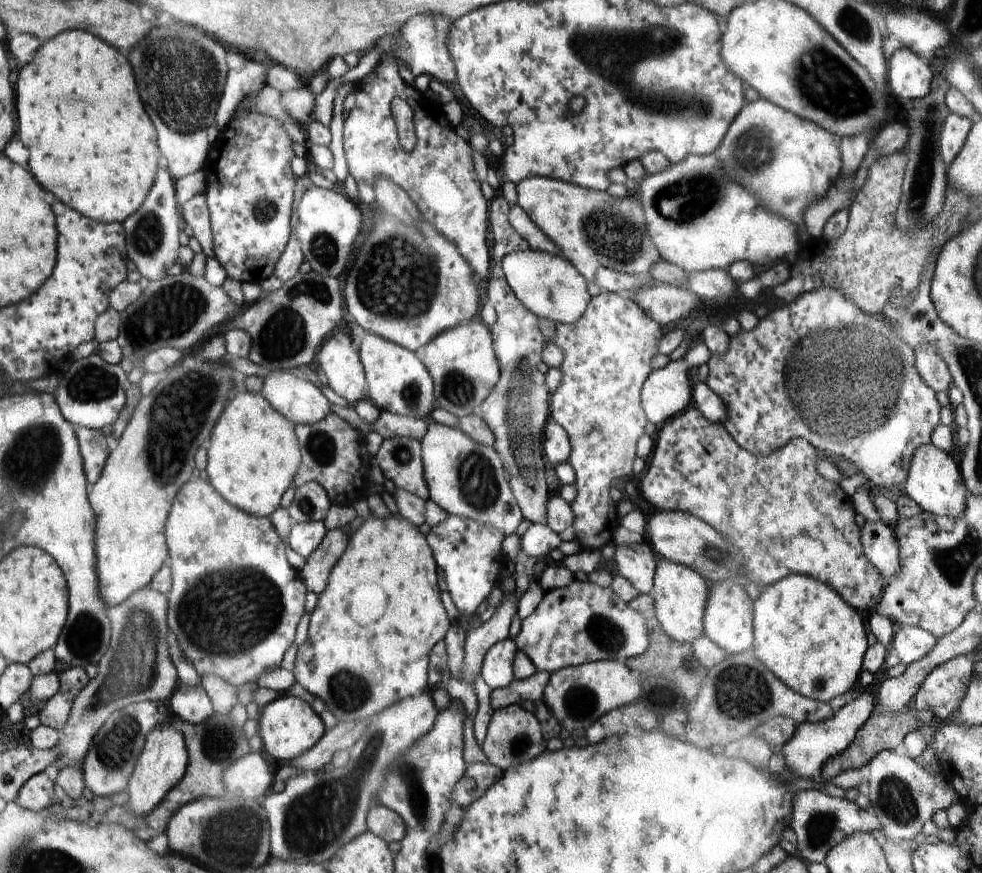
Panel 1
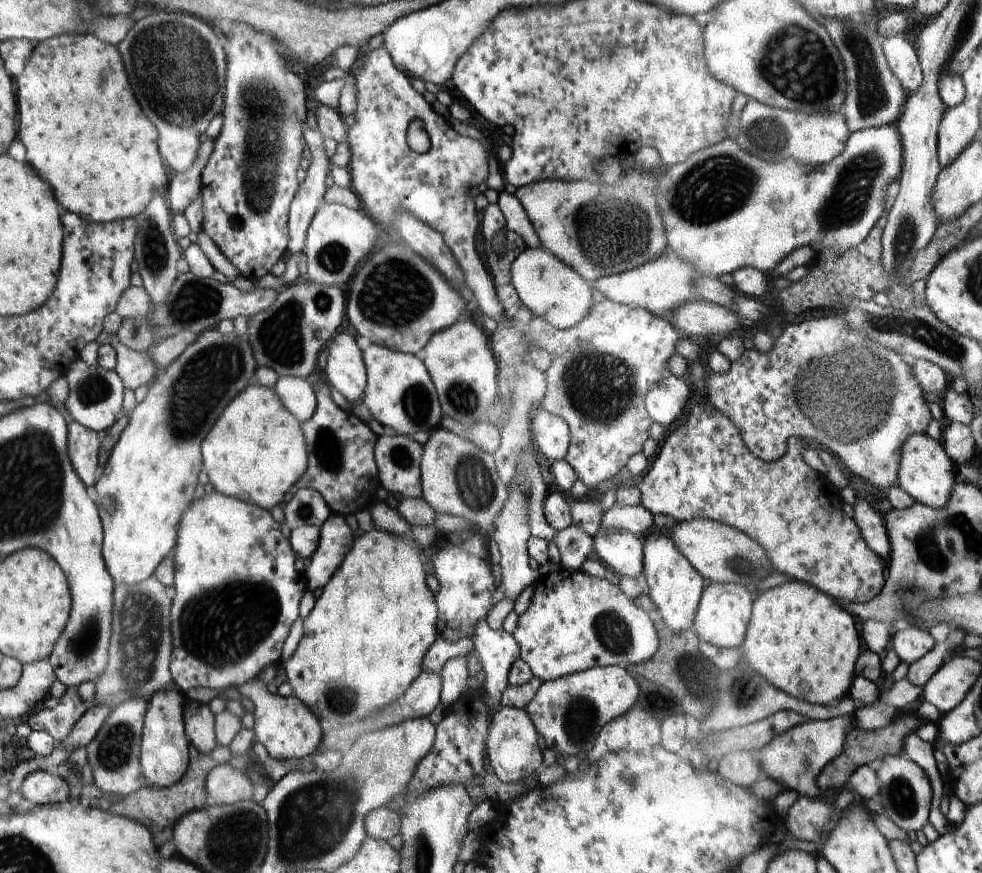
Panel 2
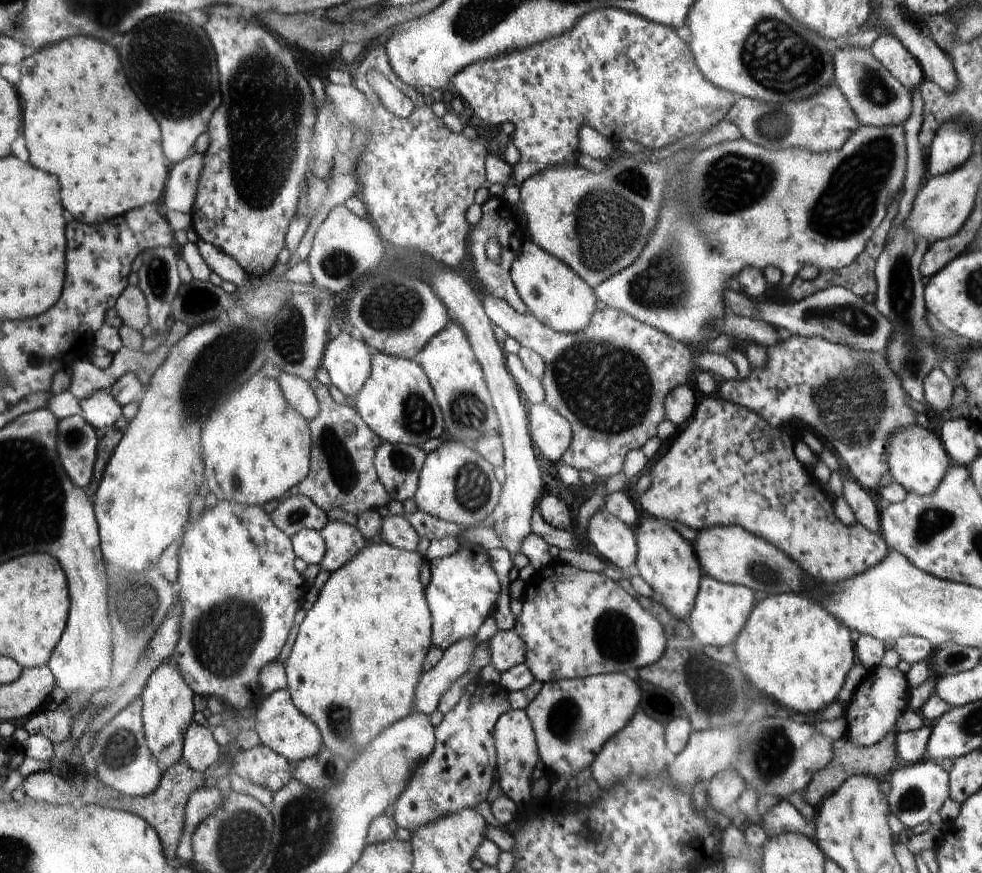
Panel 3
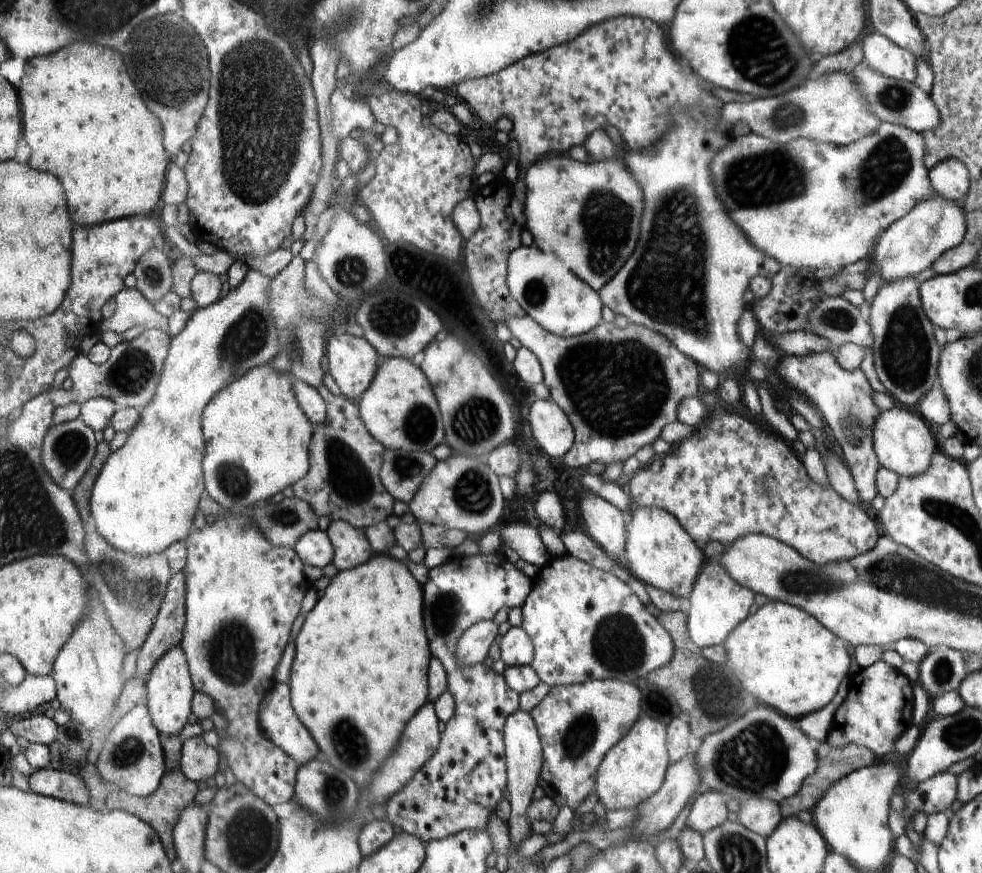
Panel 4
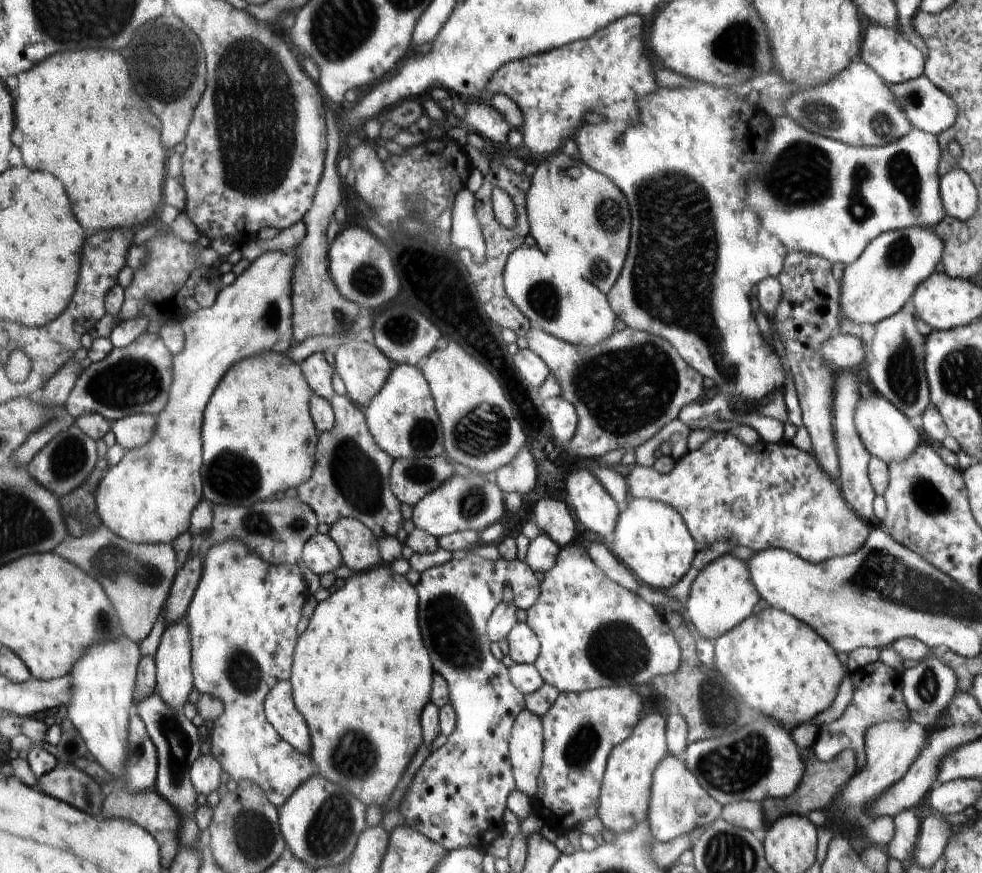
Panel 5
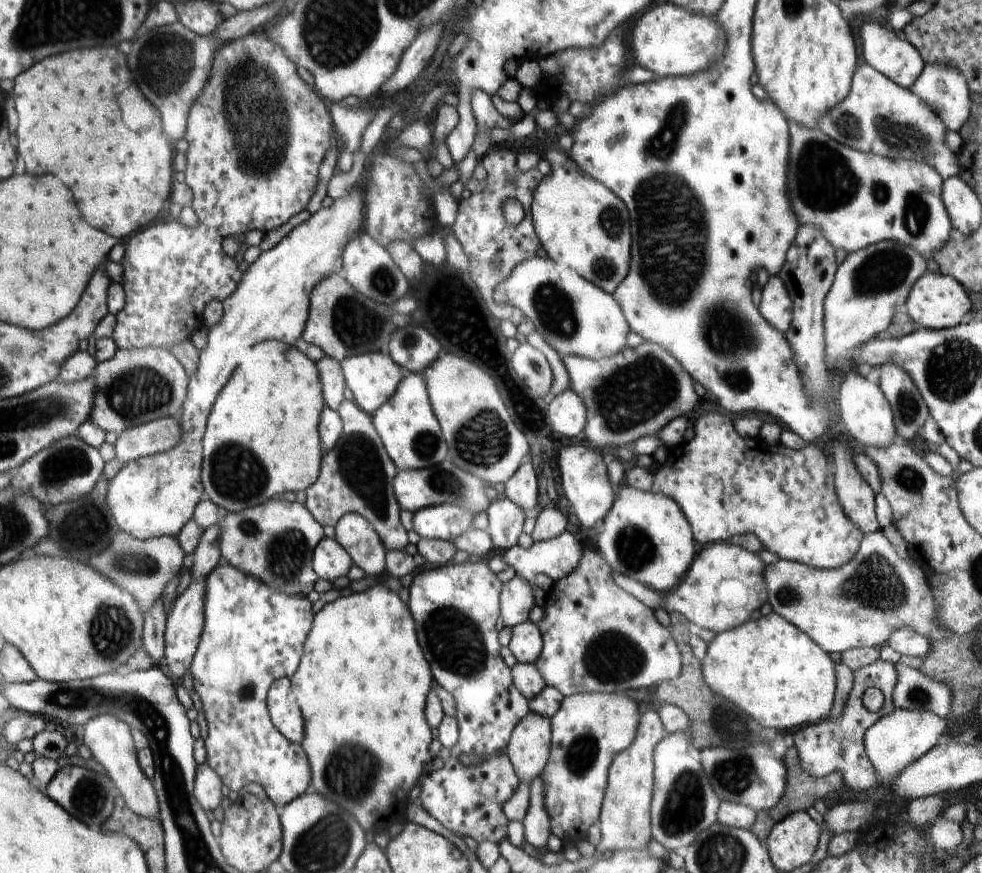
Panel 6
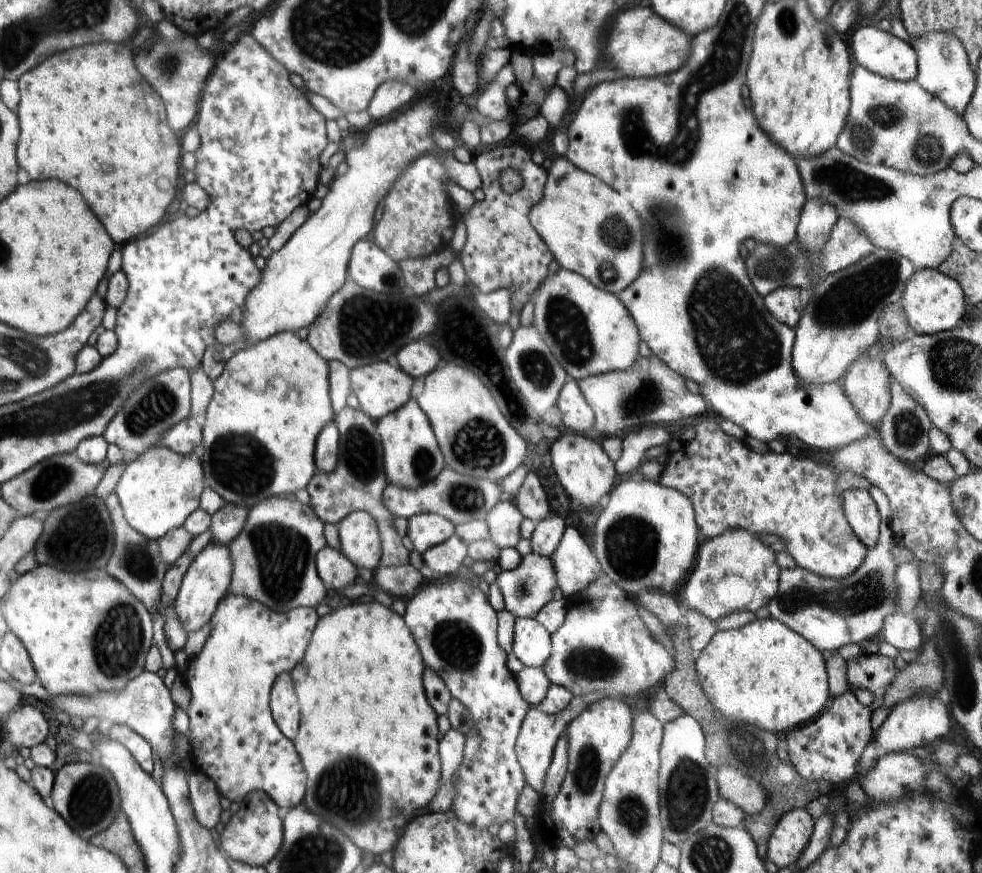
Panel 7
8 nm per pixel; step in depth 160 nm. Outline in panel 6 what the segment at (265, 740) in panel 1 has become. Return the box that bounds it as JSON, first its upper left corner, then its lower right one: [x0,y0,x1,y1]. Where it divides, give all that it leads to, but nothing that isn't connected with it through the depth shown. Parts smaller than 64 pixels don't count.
[269,678,304,744]

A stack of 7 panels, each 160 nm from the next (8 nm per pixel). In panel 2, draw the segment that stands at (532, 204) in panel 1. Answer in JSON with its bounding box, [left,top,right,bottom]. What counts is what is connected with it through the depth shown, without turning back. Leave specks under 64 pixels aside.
[515,165,668,282]

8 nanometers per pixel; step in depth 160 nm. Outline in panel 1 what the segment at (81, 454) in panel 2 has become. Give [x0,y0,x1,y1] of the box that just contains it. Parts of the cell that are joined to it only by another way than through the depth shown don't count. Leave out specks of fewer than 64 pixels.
[76,427,108,488]

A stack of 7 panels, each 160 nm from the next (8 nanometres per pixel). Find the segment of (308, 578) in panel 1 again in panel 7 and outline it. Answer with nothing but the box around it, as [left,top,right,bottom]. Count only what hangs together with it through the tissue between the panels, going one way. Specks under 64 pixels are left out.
[336,511,384,572]

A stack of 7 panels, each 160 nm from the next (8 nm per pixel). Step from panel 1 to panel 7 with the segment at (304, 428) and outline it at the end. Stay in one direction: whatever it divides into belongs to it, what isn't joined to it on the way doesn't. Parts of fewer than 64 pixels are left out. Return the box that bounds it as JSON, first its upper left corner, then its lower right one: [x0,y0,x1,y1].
[306,406,410,568]

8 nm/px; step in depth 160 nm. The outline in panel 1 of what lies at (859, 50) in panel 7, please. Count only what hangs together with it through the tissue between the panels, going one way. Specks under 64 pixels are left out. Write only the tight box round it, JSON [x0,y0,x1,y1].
[889,47,933,100]

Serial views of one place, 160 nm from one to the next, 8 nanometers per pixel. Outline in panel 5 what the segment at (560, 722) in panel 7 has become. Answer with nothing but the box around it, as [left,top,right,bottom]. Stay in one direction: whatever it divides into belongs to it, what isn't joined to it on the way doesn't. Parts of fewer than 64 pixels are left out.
[510,708,544,797]

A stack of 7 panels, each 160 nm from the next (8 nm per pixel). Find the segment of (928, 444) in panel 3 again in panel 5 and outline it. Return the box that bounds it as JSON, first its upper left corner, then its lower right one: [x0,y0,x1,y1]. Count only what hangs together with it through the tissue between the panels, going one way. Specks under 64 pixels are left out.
[854,392,920,464]

